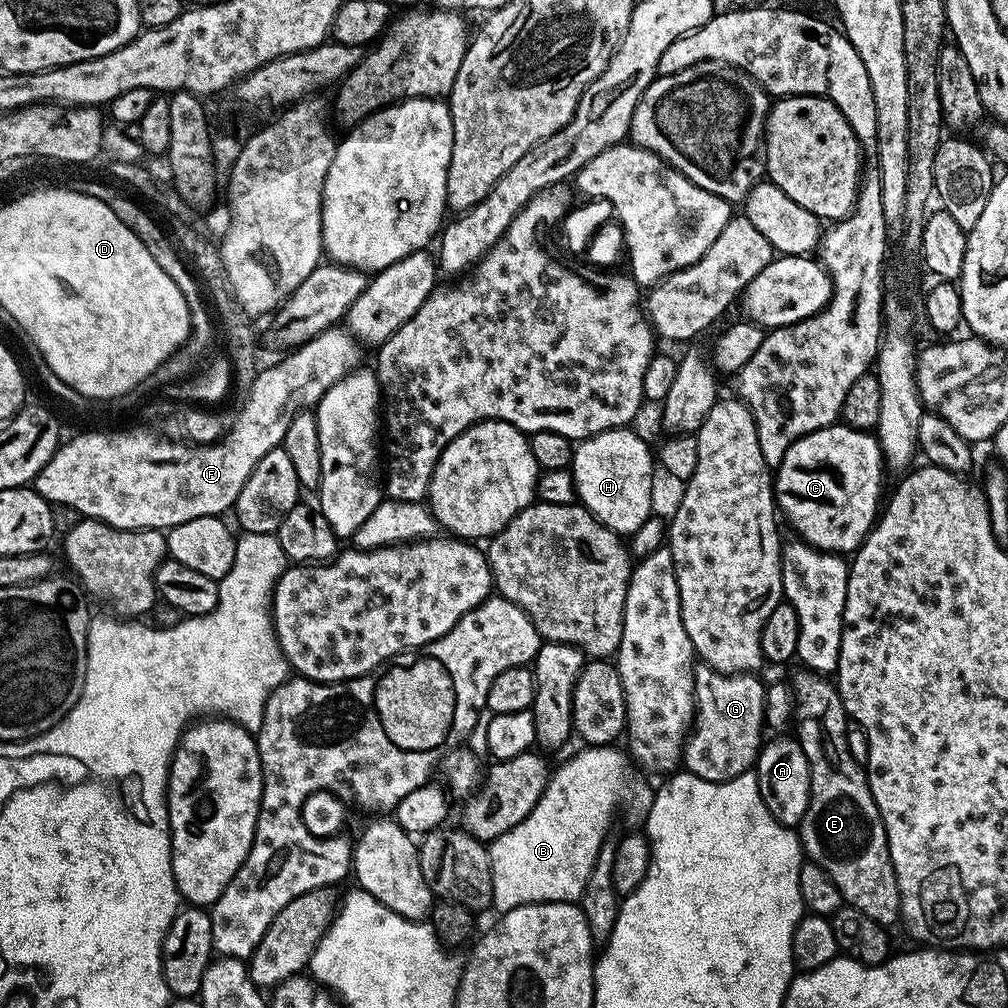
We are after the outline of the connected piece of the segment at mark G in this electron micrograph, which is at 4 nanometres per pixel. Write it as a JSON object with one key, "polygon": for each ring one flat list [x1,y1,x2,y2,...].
{"polygon":[[703,662,695,665,694,719,688,739,684,742,682,757,687,771,703,780,720,784,755,765,766,733,766,684,758,677,751,672,719,672]]}

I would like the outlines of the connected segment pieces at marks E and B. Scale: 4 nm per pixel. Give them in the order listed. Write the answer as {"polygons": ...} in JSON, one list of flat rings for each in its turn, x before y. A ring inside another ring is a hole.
{"polygons":[[[799,670,790,679,790,691,795,704,794,708,794,724,796,720,797,728,795,735,798,737,802,750,806,754,806,758,810,762,810,774,812,775,812,785,810,786,810,802,806,806,806,814,800,819,798,825,798,835,800,837,800,847,803,855,809,861,818,866,822,866,822,870,826,870,826,874,830,874,830,878,834,882,834,886,838,886,838,890,844,896,845,905,857,908,862,914,866,914,866,918,870,918,874,922,885,926,892,926,895,920,901,919,900,914,900,891,898,890,898,882,896,875,892,869,892,859,890,858,890,850,888,849,888,835,884,829,884,823,880,817,878,806,872,797,872,791,868,785,867,775,862,771,862,765,855,760,848,749,848,730,850,727,850,717,844,710,844,703,840,697,840,690,835,683,827,675,818,672,809,672,807,670]],[[581,747,581,752,574,753,557,772,555,769,549,775,546,790,528,817,518,822,514,830,502,834,487,845,494,886,492,908,498,910,497,913,503,914,527,904,579,901,590,878,590,870,598,858,598,850,609,839,608,827,612,824,616,807,619,804,632,804,636,800,636,780,628,776,629,757,616,748,618,747]]]}

